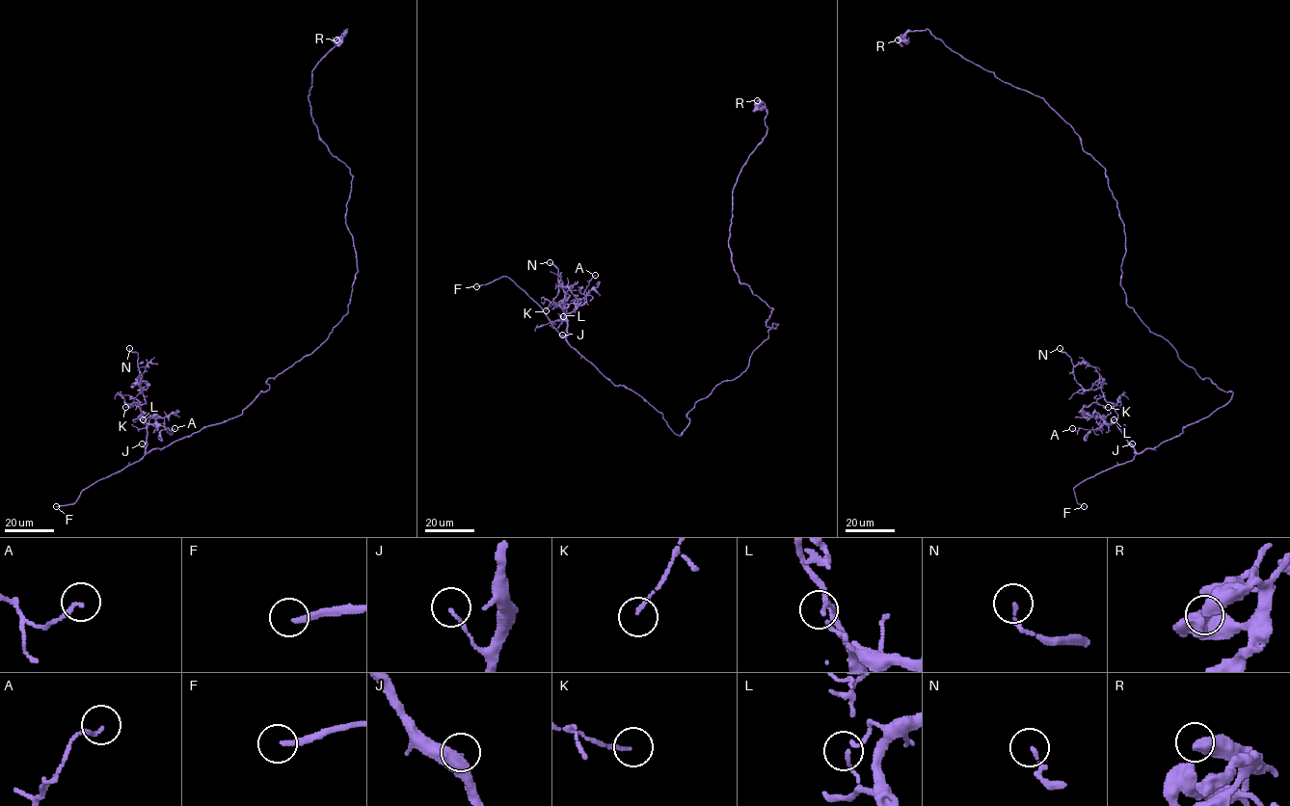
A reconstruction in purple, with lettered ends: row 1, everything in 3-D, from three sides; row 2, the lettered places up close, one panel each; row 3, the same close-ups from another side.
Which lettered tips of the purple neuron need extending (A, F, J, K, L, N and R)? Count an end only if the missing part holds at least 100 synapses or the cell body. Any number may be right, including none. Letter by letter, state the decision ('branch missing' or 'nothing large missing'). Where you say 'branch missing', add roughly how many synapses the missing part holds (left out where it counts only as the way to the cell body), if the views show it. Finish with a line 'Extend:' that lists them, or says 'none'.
A: nothing large missing
F: branch missing
J: nothing large missing
K: nothing large missing
L: nothing large missing
N: nothing large missing
R: nothing large missing
Extend: F

